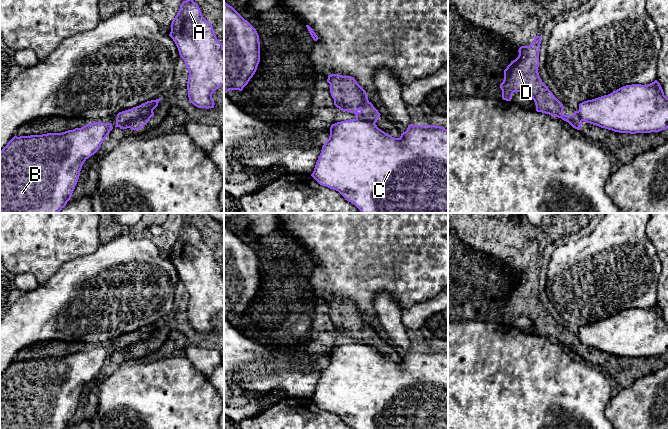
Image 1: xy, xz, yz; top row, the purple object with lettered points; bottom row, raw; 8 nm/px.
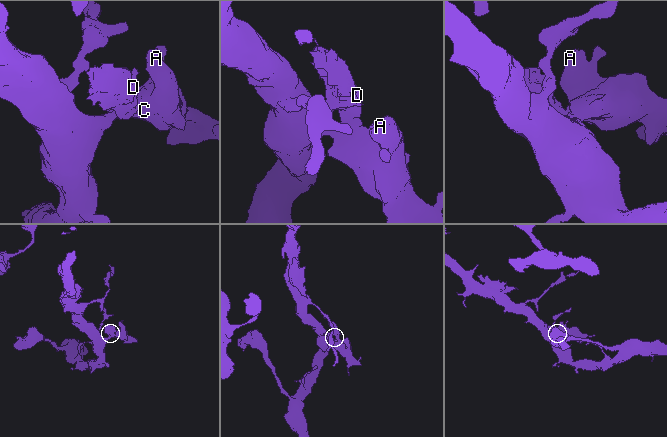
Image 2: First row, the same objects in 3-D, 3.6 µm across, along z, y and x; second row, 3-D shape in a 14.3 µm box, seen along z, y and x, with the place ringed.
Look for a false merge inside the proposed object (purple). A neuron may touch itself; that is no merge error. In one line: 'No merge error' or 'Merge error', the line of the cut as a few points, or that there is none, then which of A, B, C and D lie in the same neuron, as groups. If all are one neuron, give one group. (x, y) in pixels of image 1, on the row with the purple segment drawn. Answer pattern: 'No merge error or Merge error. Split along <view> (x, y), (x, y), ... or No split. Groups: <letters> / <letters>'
Merge error. Split along xy (152, 110), (147, 115), (127, 121), (119, 126). Groups: A B C / D

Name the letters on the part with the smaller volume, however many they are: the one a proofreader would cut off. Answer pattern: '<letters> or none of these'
D

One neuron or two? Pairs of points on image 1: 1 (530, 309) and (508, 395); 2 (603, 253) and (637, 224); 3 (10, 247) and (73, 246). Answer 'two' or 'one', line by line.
1: two
2: one
3: one

